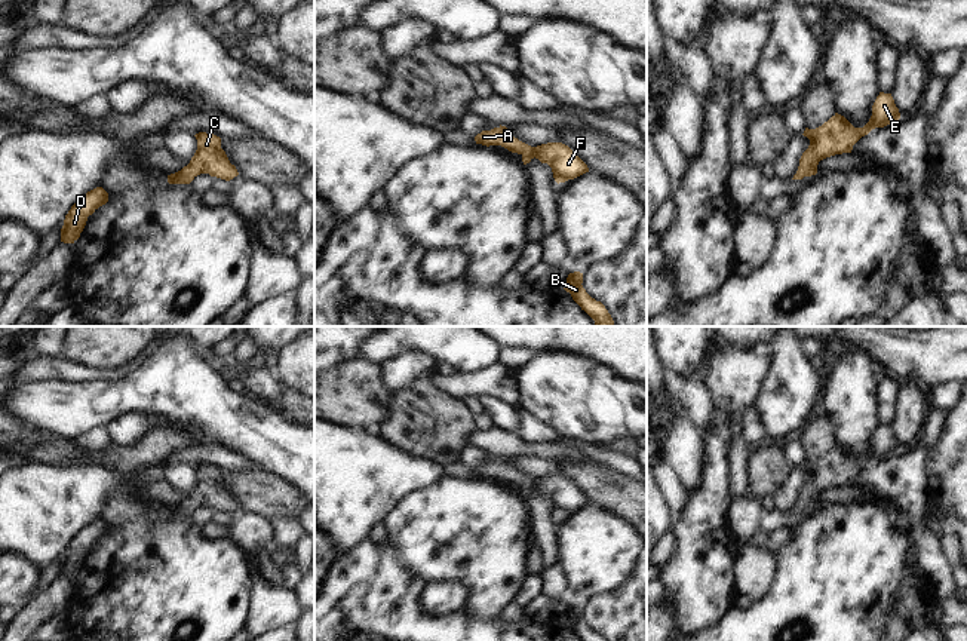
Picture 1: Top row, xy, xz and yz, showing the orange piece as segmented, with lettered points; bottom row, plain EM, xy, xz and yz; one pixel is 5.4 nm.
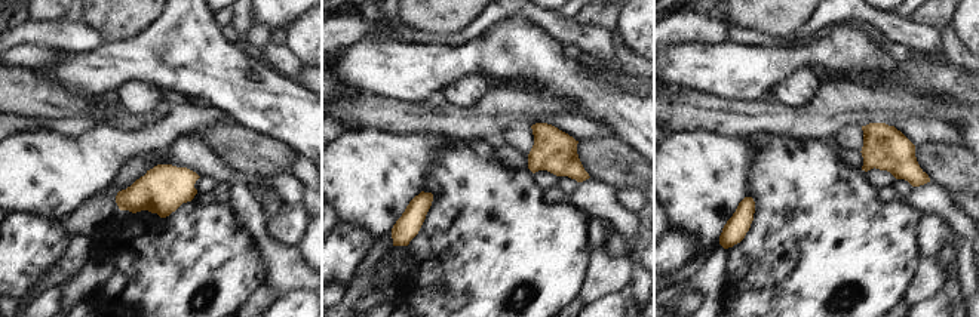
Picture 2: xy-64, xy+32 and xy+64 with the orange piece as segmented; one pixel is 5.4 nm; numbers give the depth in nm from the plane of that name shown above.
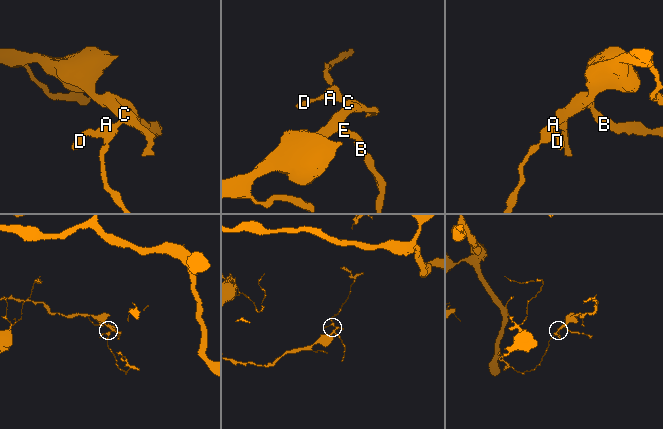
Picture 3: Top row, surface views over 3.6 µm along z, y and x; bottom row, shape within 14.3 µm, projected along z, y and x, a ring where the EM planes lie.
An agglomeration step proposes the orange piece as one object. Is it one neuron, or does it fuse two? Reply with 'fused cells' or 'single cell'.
single cell

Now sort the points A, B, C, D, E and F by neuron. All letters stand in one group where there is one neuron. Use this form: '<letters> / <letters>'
A B C D E F

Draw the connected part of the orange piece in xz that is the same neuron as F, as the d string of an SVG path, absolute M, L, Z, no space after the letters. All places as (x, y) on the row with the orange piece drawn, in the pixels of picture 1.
M498 126L491 131L482 131L475 137L476 144L501 145L512 153L522 156L524 165L534 157L552 168L555 181L565 183L589 172L587 165L565 144L547 142L531 147L512 135L506 126Z

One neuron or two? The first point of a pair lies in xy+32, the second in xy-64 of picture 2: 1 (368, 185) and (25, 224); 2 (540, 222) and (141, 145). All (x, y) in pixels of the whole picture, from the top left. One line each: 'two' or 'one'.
1: two
2: two

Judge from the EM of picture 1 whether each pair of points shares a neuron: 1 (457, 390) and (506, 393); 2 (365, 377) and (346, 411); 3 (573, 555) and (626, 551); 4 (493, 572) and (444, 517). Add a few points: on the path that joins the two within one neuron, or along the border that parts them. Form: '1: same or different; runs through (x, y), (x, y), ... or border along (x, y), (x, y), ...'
1: same; runs through (469, 386), (494, 386)
2: same; runs through (356, 386), (346, 402)
3: same; runs through (586, 554), (613, 551)
4: same; runs through (485, 558), (457, 530)

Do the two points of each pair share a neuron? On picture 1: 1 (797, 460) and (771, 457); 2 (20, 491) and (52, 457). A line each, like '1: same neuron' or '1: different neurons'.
1: different neurons
2: different neurons

